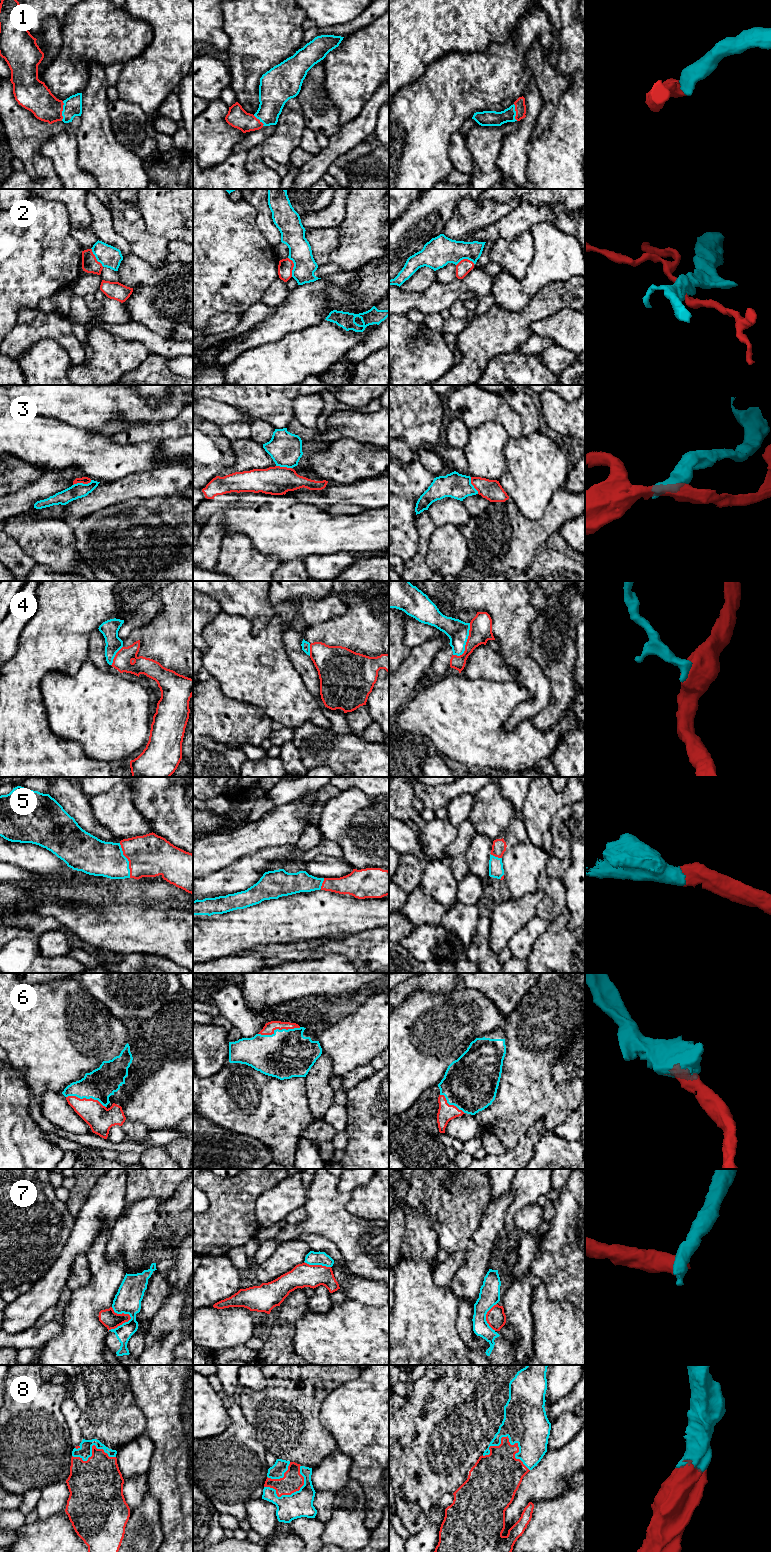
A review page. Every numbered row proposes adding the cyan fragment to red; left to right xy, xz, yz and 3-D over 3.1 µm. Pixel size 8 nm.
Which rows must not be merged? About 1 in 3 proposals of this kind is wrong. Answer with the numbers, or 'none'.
2, 3, 7

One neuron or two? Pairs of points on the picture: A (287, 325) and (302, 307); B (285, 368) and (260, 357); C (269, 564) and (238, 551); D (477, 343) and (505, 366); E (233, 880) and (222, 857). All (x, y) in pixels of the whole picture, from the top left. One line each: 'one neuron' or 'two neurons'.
A: one neuron
B: one neuron
C: one neuron
D: two neurons
E: two neurons

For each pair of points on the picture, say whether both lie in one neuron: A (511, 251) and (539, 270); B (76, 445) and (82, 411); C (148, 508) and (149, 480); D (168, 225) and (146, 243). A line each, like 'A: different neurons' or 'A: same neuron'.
A: different neurons
B: different neurons
C: different neurons
D: different neurons

